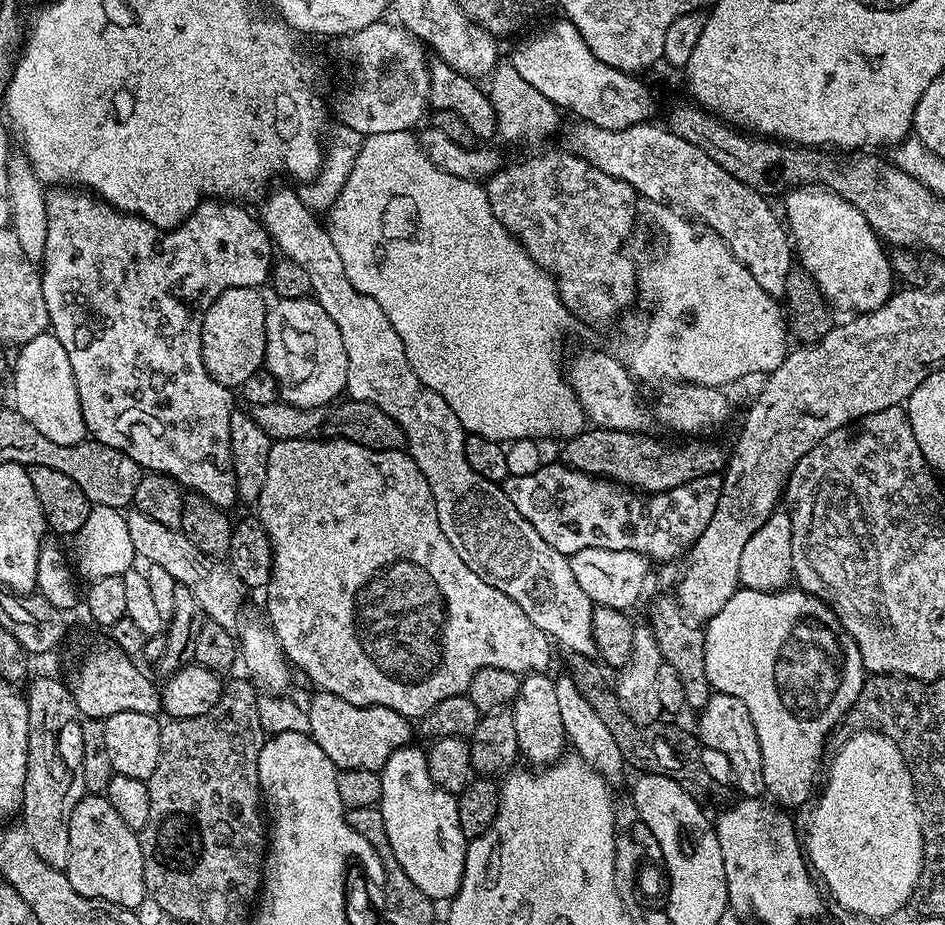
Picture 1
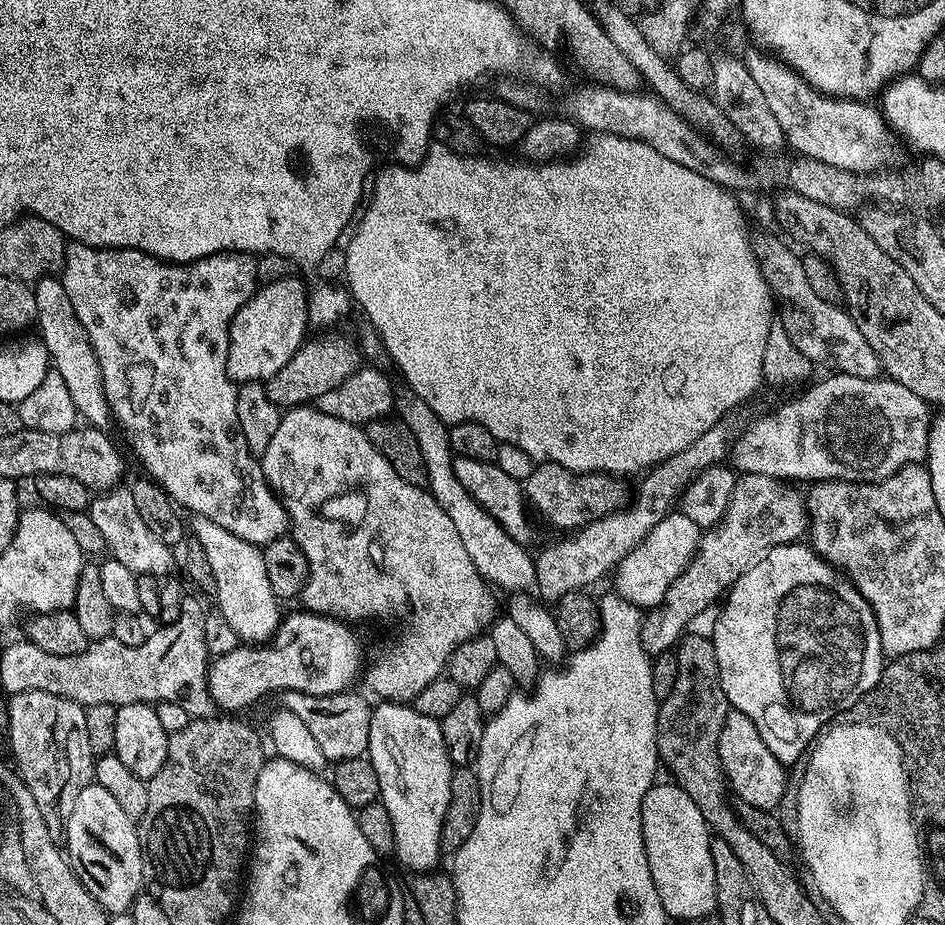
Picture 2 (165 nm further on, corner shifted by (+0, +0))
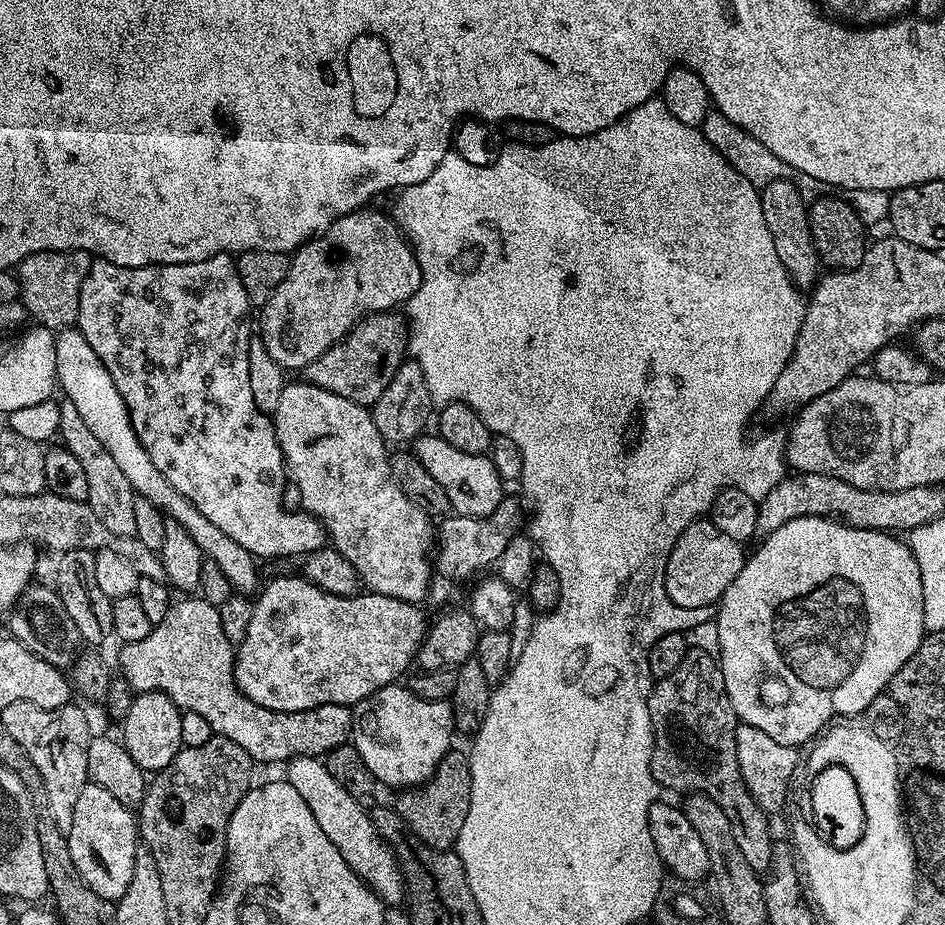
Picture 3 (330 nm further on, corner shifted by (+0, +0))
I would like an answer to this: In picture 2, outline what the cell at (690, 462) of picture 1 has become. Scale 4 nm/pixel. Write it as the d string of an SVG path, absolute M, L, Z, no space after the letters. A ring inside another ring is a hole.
M540 462L533 467L530 478L522 481L524 499L552 528L579 530L585 524L619 512L630 500L623 479L603 472L571 472L551 462Z

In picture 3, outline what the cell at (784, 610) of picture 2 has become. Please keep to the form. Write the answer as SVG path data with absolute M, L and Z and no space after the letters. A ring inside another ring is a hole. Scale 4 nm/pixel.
M803 516L802 518L794 518L790 522L786 522L786 526L778 526L778 530L767 533L763 537L764 540L756 548L756 553L749 555L745 559L742 570L738 570L738 578L734 578L734 582L730 582L730 586L726 586L724 595L718 601L716 612L716 640L720 643L720 652L718 651L718 663L722 674L724 675L724 685L726 686L726 694L728 701L732 704L732 708L736 712L737 721L749 724L750 726L758 726L758 730L766 730L766 734L770 734L770 738L774 738L774 742L782 742L782 746L790 746L796 748L805 744L817 731L823 729L831 716L834 718L856 718L860 712L866 710L870 706L870 702L874 702L874 698L885 688L890 682L890 678L894 678L894 674L898 674L898 670L904 665L908 659L918 650L918 646L924 640L926 629L924 626L924 595L922 594L922 574L918 562L914 558L911 548L903 539L897 538L890 532L875 532L874 530L866 530L865 528L851 528L835 518L826 516Z

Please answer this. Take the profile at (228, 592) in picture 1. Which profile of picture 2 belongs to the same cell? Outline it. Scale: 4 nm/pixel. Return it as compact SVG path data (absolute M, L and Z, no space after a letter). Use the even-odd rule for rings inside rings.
M117 486L105 492L97 493L89 501L89 516L100 530L109 555L116 561L127 566L136 575L156 576L169 575L174 566L171 545L159 541L155 533L151 533L142 516L138 514L131 489Z

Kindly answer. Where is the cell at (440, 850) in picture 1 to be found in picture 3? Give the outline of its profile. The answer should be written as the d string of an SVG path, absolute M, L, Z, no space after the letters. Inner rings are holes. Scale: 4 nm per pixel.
M388 684L382 690L359 700L352 708L350 742L362 754L381 785L395 790L414 788L432 777L438 762L453 747L452 706L448 700L418 698L407 686Z

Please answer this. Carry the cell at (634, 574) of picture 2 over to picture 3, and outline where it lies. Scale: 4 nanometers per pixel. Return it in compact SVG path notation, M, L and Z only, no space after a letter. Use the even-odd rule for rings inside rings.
M711 519L695 520L685 530L672 548L670 558L664 571L664 589L670 598L682 610L704 608L707 604L715 605L724 595L726 586L738 578L738 570L742 570L746 559L741 541L730 538L730 534L722 534Z

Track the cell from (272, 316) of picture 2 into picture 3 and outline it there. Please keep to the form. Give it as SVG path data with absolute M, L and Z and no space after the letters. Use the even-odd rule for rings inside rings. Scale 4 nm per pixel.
M365 206L358 212L351 212L342 218L338 218L332 225L325 230L321 236L315 236L308 243L303 244L301 248L297 248L291 253L290 263L288 265L288 273L286 278L282 278L282 286L278 286L278 290L274 290L274 294L270 294L270 302L266 302L262 306L264 312L260 316L260 332L259 339L264 341L266 350L270 350L270 358L274 358L274 362L278 362L280 367L285 370L303 370L307 364L314 362L314 358L318 358L322 354L326 354L326 350L330 350L338 341L351 332L359 320L363 320L365 316L371 316L374 312L391 312L407 305L409 298L418 290L420 285L420 264L416 260L416 253L413 252L411 244L408 243L408 237L400 231L395 220L387 211L375 212L372 206Z

